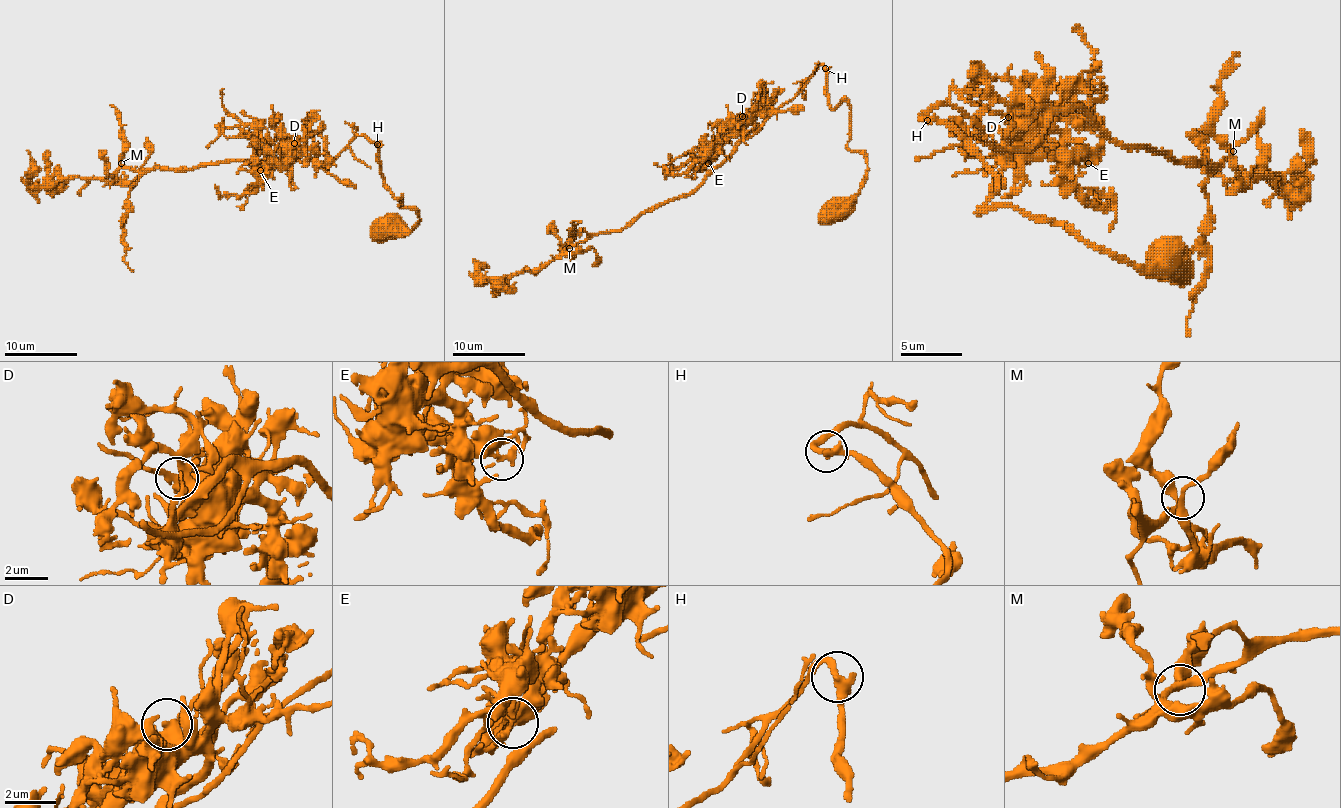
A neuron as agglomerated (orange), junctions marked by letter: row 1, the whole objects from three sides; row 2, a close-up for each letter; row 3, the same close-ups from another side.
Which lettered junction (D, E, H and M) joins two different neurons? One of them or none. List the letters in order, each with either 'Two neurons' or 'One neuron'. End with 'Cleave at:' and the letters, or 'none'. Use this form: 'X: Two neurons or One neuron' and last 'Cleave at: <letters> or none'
D: One neuron
E: One neuron
H: One neuron
M: One neuron
Cleave at: none

